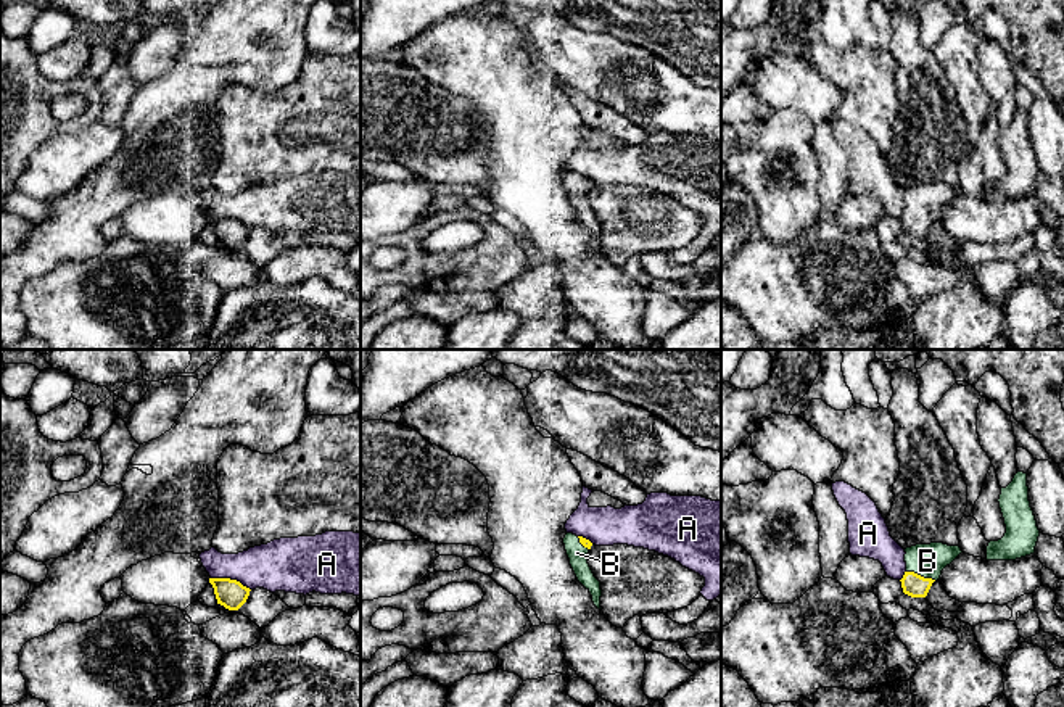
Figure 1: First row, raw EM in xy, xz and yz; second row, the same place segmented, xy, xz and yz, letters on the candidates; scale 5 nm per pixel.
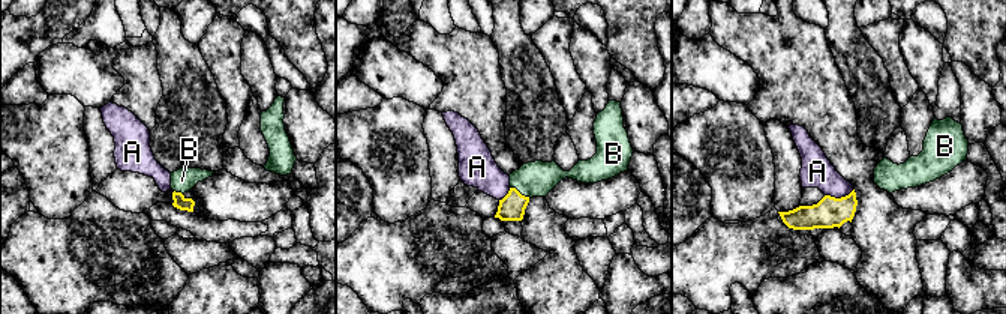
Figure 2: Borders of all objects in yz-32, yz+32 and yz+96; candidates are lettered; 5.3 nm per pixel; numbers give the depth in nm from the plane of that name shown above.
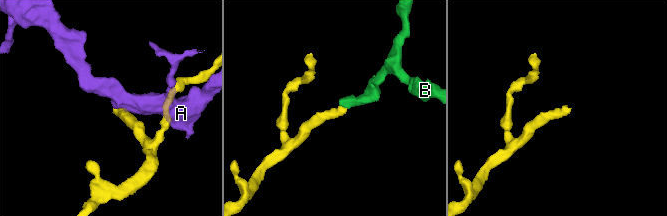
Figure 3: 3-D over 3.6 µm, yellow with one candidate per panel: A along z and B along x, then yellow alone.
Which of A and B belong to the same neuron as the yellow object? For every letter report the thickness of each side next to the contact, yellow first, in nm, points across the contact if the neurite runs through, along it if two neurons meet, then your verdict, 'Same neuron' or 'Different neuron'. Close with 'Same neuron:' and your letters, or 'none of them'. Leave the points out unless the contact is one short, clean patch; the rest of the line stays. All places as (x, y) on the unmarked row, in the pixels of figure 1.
A: Thickness 150 nm (yellow) against 260 nm. Different neuron
B: Thickness 120 nm (yellow) against 160 nm. Path across: yz (913, 224), (919, 214), (927, 200). Same neuron
Same neuron: B

